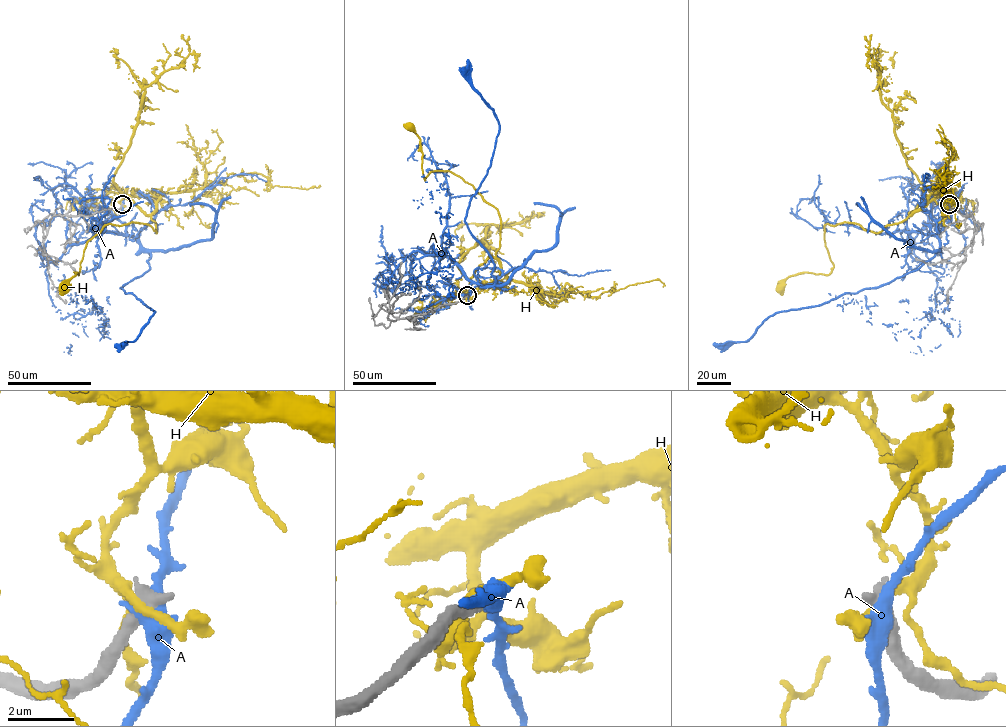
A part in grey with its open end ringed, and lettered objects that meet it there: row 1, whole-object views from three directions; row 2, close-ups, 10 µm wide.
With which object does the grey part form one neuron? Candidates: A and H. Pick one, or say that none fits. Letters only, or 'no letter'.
no letter

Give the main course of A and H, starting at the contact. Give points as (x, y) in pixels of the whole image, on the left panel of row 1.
A: (122, 205), (126, 234), (70, 244), (45, 272), (48, 294), (71, 288), (104, 337), (88, 299), (102, 311)
H: (122, 205), (122, 194), (151, 199), (156, 233), (139, 223), (105, 225), (87, 242), (79, 274), (65, 289)

